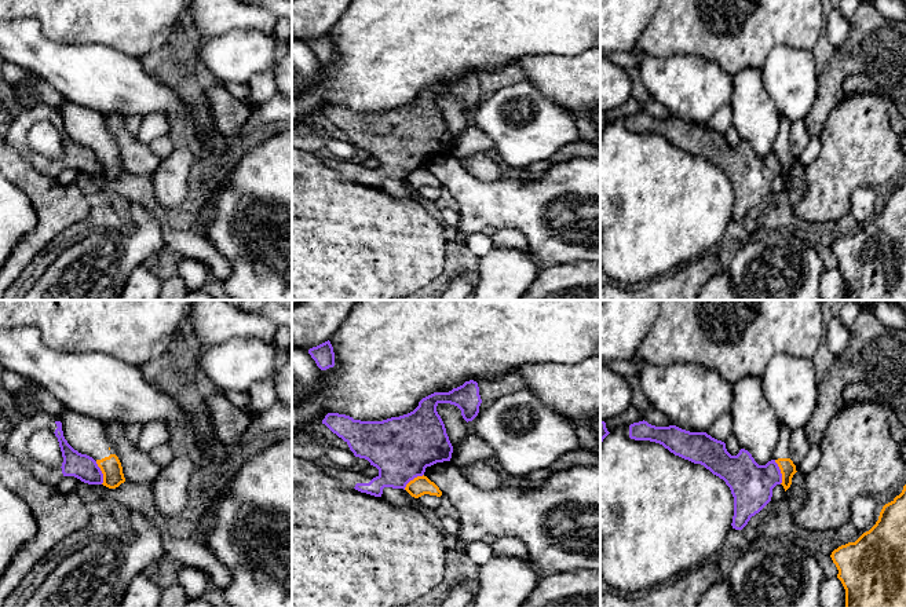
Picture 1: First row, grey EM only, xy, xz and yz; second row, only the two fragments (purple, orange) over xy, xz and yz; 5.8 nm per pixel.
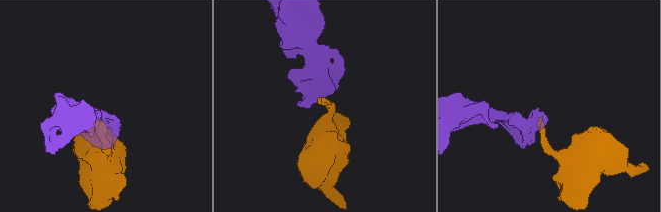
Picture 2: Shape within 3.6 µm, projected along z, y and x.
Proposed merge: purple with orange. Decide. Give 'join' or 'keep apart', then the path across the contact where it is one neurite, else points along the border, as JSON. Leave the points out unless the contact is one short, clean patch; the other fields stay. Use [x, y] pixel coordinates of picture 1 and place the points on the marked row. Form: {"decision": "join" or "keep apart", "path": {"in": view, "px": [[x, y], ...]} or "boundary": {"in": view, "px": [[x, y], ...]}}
{"decision": "keep apart", "boundary": {"in": "yz", "px": [[774, 460], [781, 474], [781, 483]]}}

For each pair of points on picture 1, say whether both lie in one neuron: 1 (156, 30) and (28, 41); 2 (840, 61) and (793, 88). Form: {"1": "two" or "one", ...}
{"1": "two", "2": "two"}

